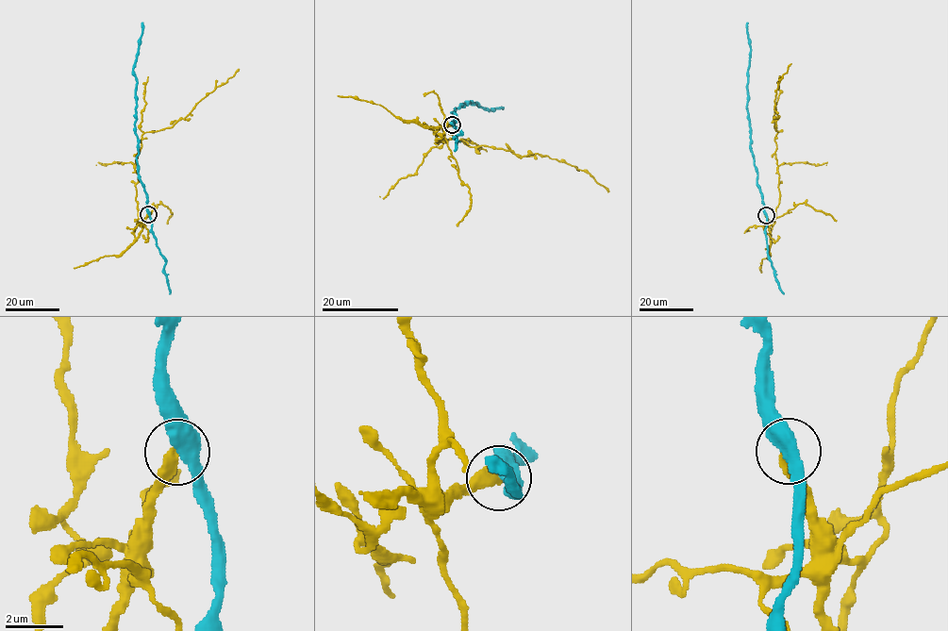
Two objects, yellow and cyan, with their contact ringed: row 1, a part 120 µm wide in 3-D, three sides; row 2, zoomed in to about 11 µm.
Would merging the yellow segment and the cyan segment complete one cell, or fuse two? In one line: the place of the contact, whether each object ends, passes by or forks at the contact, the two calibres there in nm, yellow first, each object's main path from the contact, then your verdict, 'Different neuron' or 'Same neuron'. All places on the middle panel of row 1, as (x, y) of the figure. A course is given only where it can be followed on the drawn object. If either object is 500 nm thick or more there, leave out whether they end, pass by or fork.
Place: (452, 124). At the ring yellow ends. At the ring cyan passes by. Thickness 400 nm (yellow) against 480 nm. Course of yellow: (451, 124), (438, 130), (436, 141), (462, 140), (470, 146), (555, 158), (587, 171), (607, 191). Course of cyan: (452, 124), (457, 122), (455, 108), (463, 104), (471, 102), (491, 109), (503, 107). Different neuron

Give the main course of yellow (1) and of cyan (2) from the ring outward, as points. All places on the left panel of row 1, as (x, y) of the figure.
1: (147, 214), (139, 223), (135, 164), (141, 136), (171, 127), (184, 119), (238, 69)
2: (147, 213), (147, 193), (141, 180), (137, 163), (136, 77), (133, 71), (142, 23)

